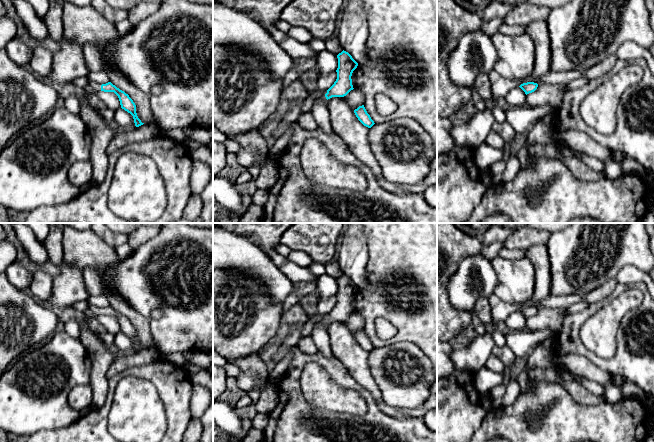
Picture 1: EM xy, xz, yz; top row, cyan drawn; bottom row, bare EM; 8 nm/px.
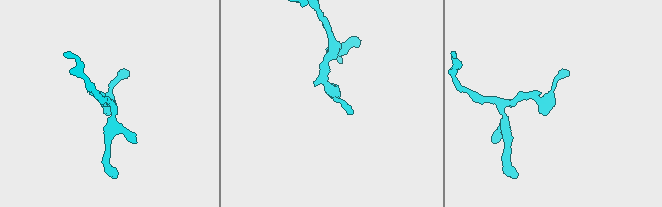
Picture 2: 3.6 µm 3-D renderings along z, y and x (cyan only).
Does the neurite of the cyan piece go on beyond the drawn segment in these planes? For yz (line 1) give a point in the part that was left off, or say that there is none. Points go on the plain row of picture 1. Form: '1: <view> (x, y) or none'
1: none

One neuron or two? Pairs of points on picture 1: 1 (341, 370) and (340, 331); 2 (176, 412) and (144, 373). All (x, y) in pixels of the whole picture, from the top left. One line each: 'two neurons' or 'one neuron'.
1: two neurons
2: one neuron

